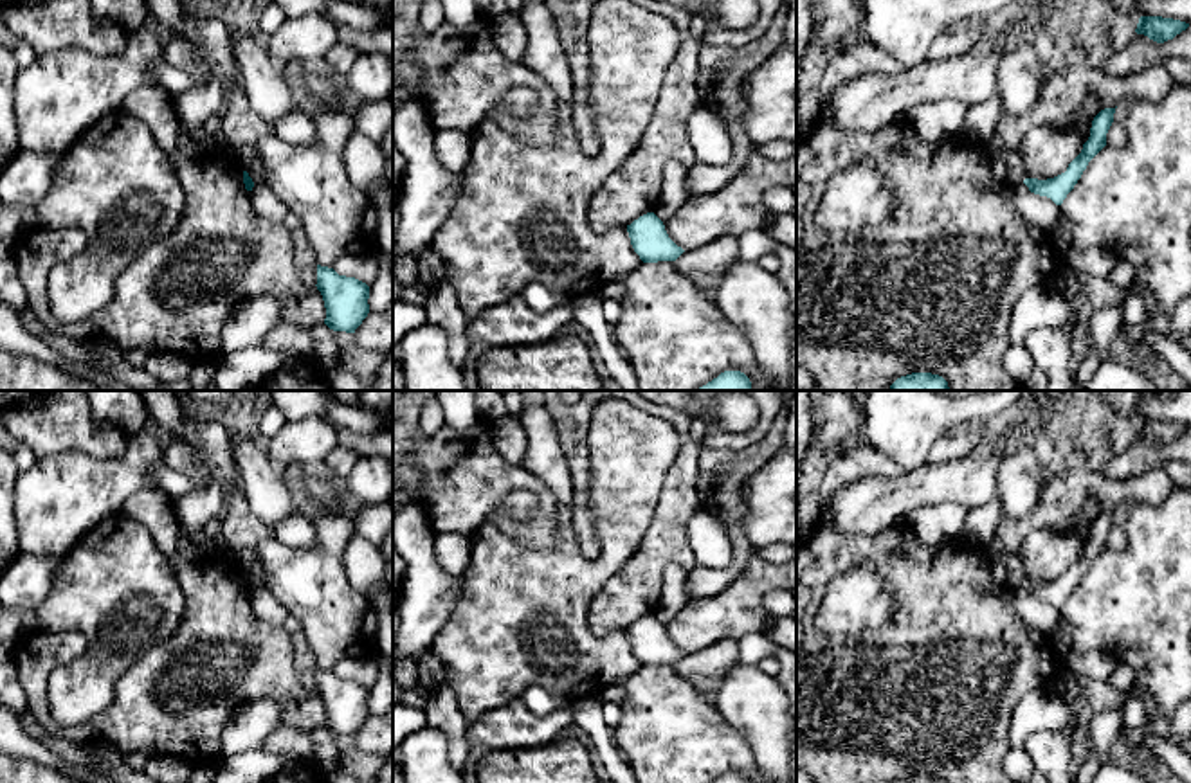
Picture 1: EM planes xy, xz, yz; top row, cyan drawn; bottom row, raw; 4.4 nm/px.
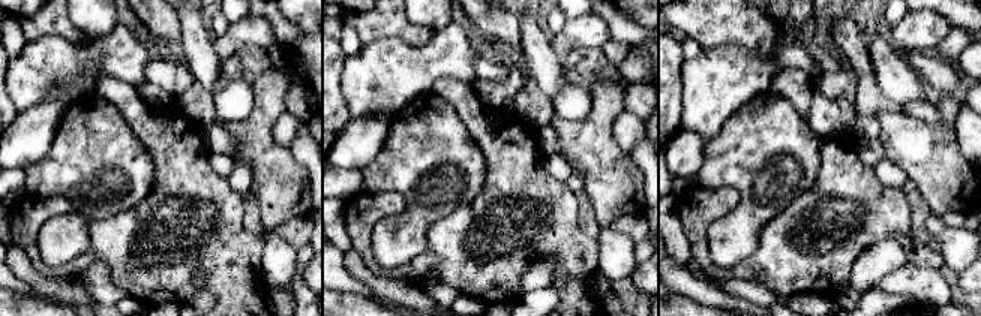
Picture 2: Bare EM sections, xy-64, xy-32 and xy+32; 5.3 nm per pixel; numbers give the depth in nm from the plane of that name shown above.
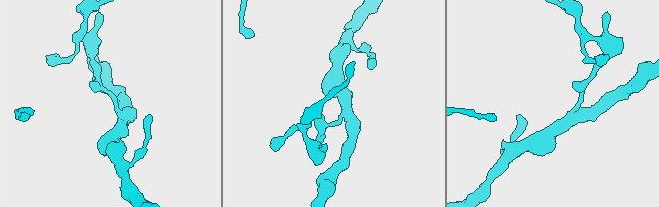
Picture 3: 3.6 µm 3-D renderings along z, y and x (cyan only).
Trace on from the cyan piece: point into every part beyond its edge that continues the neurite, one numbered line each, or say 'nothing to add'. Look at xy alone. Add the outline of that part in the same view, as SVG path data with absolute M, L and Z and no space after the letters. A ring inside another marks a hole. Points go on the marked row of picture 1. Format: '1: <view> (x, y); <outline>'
nothing to add

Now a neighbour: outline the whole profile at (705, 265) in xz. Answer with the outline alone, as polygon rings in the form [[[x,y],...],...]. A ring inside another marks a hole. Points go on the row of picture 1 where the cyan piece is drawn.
[[[721,236],[696,250],[683,252],[674,263],[699,286],[715,288],[728,265],[737,259],[737,238]]]

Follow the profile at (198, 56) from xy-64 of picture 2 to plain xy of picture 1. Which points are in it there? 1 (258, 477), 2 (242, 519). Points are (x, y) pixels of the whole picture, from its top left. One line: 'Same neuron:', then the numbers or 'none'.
Same neuron: 1

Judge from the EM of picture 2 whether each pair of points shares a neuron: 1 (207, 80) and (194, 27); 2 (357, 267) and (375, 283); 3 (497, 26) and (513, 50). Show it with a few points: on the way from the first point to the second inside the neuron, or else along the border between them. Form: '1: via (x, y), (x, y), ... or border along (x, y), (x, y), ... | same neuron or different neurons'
1: via (206, 66), (195, 53), (195, 41) | same neuron
2: via (362, 271), (371, 279) | same neuron
3: via (503, 32), (512, 44) | same neuron

